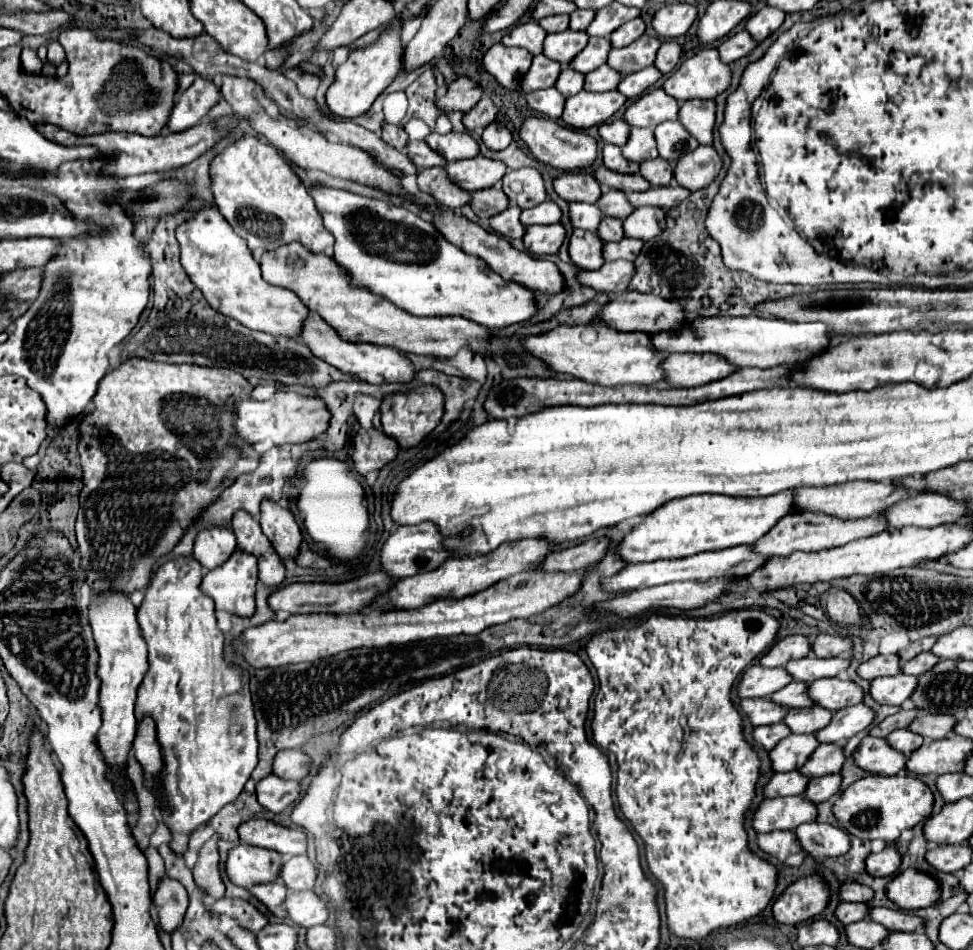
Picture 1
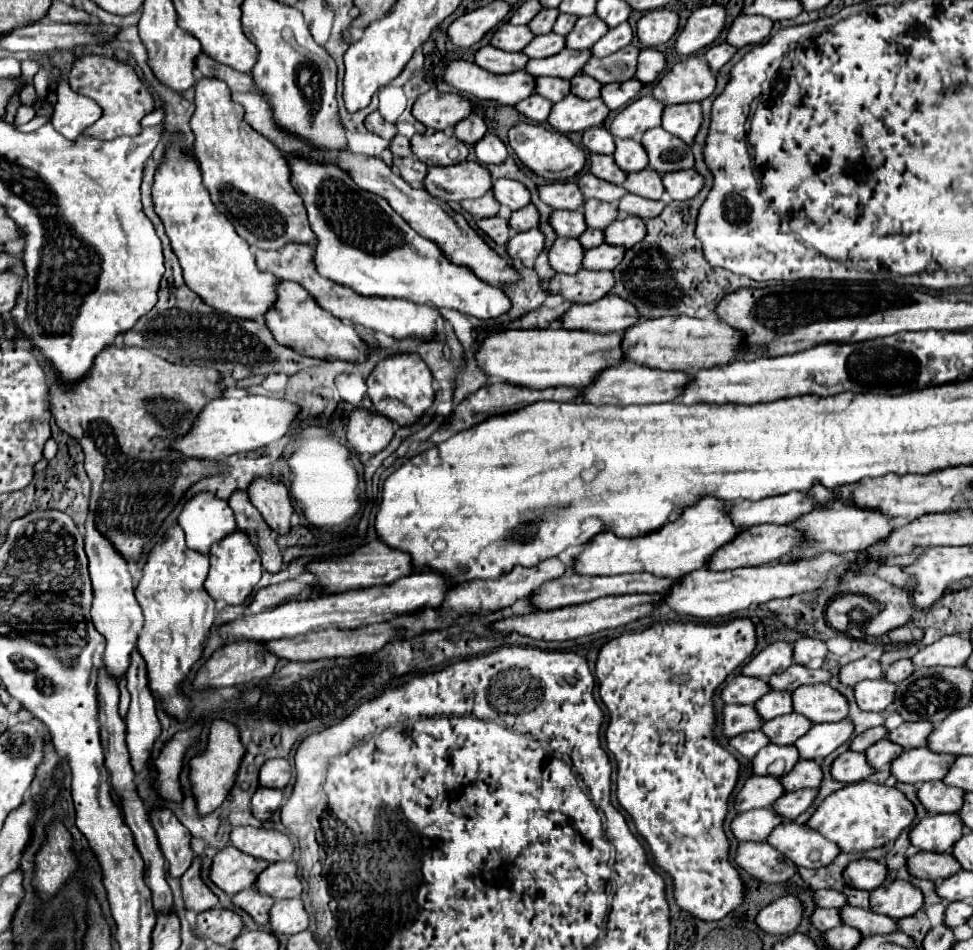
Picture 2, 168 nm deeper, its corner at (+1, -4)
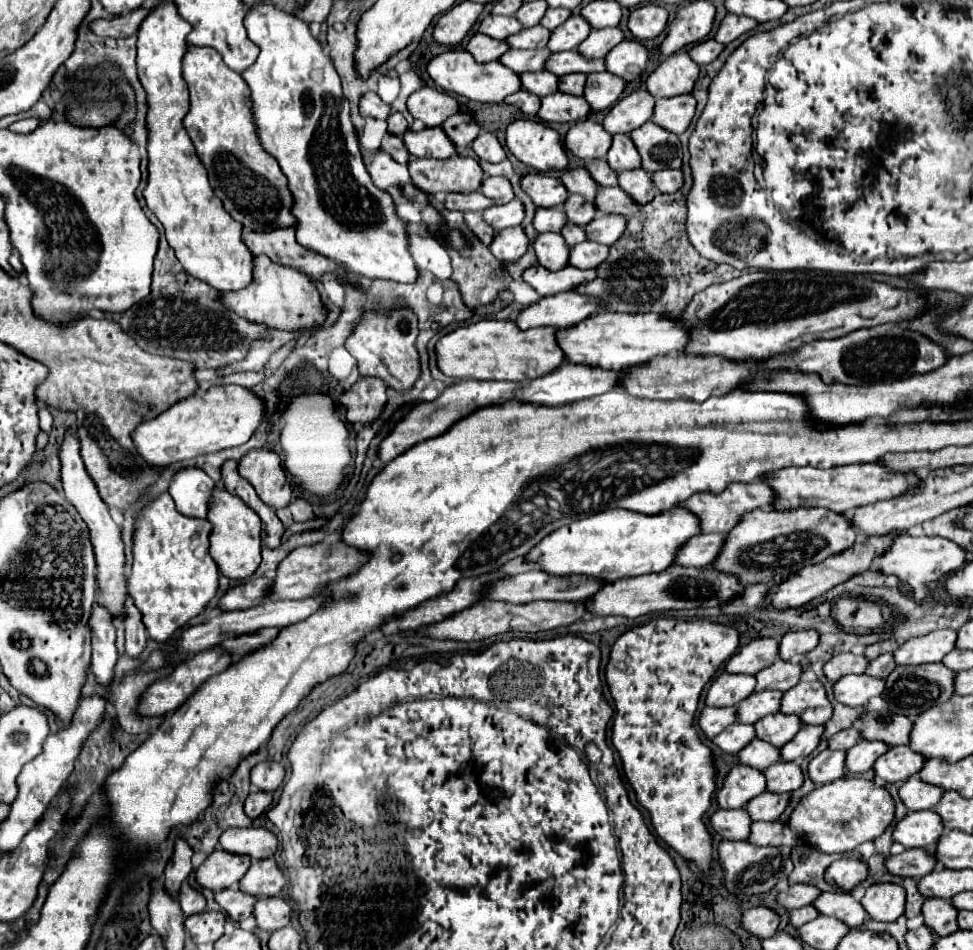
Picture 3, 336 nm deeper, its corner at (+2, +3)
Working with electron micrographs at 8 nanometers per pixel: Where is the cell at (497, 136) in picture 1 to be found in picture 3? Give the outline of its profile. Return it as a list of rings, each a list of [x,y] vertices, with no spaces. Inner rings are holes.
[[[480,133],[474,139],[472,149],[474,149],[478,159],[484,159],[488,163],[500,163],[500,161],[506,159],[506,153],[504,153],[502,145],[498,143],[498,139],[492,133]]]

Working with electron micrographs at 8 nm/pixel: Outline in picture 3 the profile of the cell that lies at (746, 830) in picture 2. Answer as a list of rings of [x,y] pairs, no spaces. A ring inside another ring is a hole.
[[[718,809],[712,817],[710,817],[710,825],[712,829],[728,841],[744,841],[748,837],[748,829],[750,829],[748,815],[744,813],[744,809],[732,809],[732,811],[724,811]]]

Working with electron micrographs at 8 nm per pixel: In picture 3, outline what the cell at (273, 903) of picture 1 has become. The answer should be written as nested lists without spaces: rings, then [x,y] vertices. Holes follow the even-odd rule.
[[[238,887],[222,889],[222,891],[214,893],[214,899],[222,907],[222,911],[234,921],[242,921],[242,919],[250,917],[252,905],[256,903],[254,897],[248,897],[248,893],[240,893]]]

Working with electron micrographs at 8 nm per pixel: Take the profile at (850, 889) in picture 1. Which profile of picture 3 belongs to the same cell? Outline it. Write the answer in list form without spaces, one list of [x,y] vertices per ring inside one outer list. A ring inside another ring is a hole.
[[[792,885],[792,887],[786,887],[784,891],[780,891],[776,895],[776,901],[786,911],[792,911],[792,909],[810,905],[812,899],[816,899],[818,895],[820,895],[820,891],[814,885]]]

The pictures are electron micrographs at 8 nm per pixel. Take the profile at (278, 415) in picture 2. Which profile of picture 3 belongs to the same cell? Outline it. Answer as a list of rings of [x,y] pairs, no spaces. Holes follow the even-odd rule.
[[[214,385],[174,403],[158,417],[140,423],[132,431],[132,441],[148,467],[162,469],[178,461],[188,461],[198,455],[218,453],[222,449],[246,443],[258,429],[264,411],[264,401],[248,389],[240,385]]]

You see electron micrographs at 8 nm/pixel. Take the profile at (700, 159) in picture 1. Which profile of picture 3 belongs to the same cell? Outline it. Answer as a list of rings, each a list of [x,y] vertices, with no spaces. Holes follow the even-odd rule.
[[[662,169],[660,173],[652,175],[652,183],[660,193],[674,193],[682,187],[682,171],[680,169]]]

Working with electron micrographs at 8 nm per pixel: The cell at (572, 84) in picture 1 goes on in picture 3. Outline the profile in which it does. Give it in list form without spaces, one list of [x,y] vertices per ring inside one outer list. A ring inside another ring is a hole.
[[[546,71],[520,73],[520,83],[522,83],[522,89],[526,89],[538,97],[546,97],[550,93],[556,93],[558,77],[554,73],[546,73]]]

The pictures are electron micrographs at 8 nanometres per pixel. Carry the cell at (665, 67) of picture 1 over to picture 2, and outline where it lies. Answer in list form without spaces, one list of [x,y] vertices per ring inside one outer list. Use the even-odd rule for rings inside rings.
[[[645,48],[641,50],[641,56],[639,56],[639,64],[637,64],[637,76],[643,84],[653,84],[661,72],[665,70],[665,54],[655,50],[655,48]]]

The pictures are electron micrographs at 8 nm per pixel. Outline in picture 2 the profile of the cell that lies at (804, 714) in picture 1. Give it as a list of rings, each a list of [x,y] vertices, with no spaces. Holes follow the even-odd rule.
[[[791,712],[791,714],[785,714],[785,716],[777,716],[773,720],[767,720],[763,724],[763,732],[769,736],[769,740],[773,744],[793,744],[797,742],[801,736],[805,736],[805,732],[809,732],[811,728],[811,720],[797,714],[797,712]]]

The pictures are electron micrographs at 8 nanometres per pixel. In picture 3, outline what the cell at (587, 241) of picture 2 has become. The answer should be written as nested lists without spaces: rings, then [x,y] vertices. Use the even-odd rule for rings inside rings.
[[[566,223],[566,225],[562,227],[560,235],[564,237],[566,245],[570,245],[570,247],[574,247],[576,243],[586,241],[586,233],[584,233],[584,229],[582,229],[582,227],[576,227],[576,225],[570,225],[570,223]]]

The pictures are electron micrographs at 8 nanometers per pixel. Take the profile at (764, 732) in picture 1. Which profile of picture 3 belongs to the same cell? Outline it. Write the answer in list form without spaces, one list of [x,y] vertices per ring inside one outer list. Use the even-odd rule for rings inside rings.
[[[732,723],[720,735],[716,735],[712,739],[712,743],[718,745],[726,753],[738,753],[754,737],[756,735],[754,735],[754,727],[752,725],[736,725],[736,723]]]

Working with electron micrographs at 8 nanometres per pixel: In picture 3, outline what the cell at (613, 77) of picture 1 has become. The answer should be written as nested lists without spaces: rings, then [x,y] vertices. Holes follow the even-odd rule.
[[[570,73],[564,77],[558,77],[558,91],[568,93],[568,95],[582,95],[584,93],[584,73]]]

